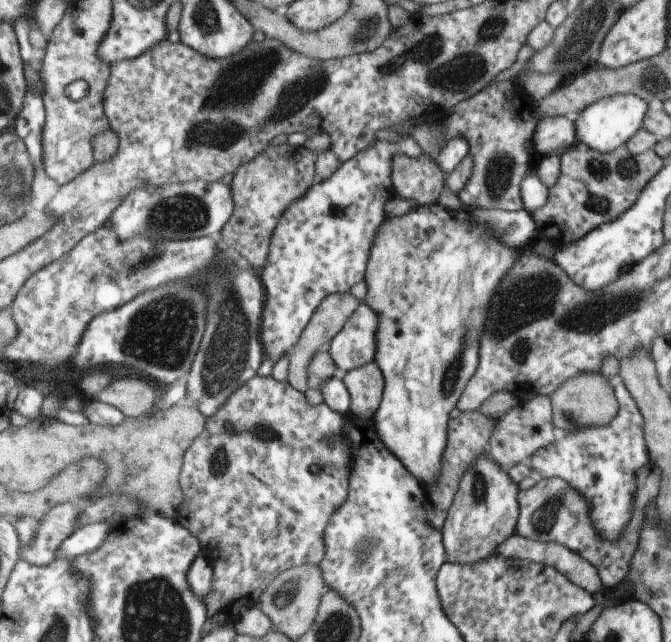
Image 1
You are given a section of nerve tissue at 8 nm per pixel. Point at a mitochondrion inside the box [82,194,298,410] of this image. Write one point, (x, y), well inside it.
(159, 337)

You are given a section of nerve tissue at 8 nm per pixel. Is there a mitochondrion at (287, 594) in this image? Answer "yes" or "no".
yes

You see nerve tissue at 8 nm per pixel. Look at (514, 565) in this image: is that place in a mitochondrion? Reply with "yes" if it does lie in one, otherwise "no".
no

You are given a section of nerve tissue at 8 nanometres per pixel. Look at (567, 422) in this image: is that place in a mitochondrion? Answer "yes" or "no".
yes

